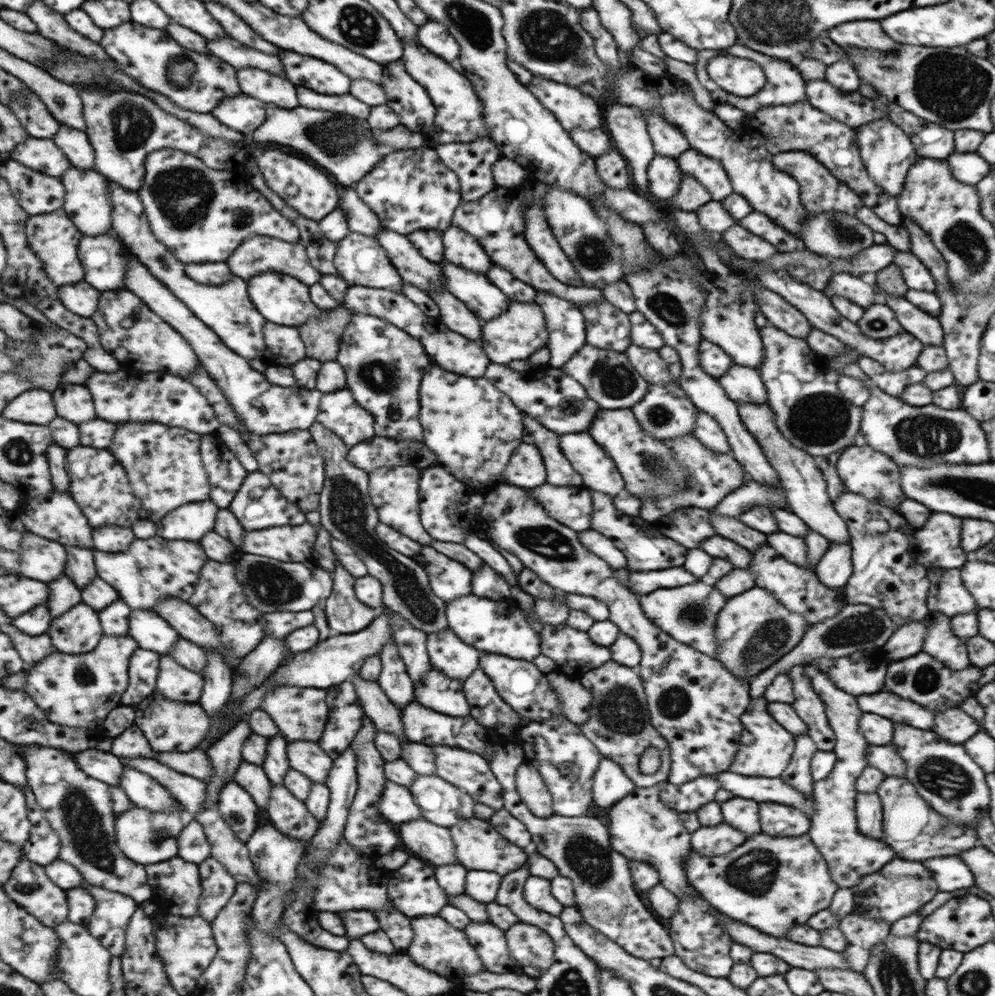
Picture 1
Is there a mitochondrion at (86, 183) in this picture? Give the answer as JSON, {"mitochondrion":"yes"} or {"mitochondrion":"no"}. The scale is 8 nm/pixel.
{"mitochondrion":"no"}

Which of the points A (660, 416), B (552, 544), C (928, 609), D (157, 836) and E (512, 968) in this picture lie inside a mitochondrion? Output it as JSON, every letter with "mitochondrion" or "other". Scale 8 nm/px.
{"A":"mitochondrion","B":"mitochondrion","C":"other","D":"mitochondrion","E":"other"}

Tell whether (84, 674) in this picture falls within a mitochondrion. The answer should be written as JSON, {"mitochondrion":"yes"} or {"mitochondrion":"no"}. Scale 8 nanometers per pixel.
{"mitochondrion":"yes"}

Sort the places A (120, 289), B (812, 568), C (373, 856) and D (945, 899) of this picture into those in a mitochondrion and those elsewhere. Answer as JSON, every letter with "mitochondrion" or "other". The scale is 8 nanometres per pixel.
{"A":"other","B":"other","C":"other","D":"other"}

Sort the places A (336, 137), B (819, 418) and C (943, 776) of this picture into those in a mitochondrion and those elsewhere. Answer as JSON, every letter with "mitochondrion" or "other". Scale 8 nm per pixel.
{"A":"mitochondrion","B":"mitochondrion","C":"mitochondrion"}

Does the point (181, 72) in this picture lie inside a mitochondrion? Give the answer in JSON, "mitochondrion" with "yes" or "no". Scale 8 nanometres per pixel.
{"mitochondrion":"yes"}

